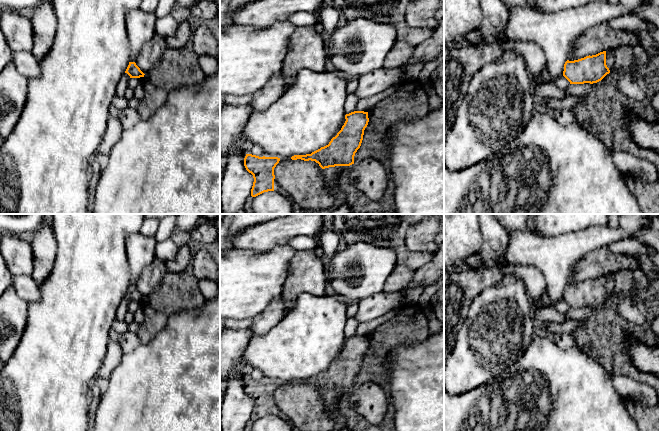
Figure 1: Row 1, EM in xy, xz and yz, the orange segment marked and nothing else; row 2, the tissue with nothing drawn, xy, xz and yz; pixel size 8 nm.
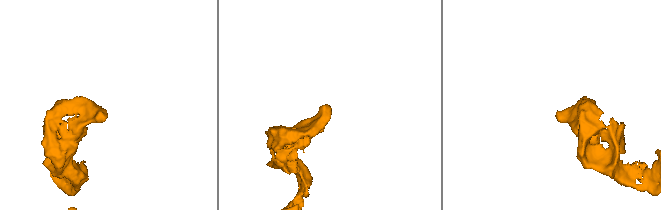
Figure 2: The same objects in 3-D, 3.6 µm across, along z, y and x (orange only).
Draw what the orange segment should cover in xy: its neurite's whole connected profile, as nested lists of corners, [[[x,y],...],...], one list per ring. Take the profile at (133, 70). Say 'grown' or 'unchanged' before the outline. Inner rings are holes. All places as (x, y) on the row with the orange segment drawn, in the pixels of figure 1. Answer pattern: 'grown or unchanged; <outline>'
unchanged; [[[129,62],[129,65],[125,71],[130,78],[140,78],[144,77],[144,73],[140,70],[140,68],[136,65],[135,62]]]

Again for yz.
unchanged; [[[606,51],[569,61],[564,64],[563,76],[570,84],[597,83],[610,73],[606,65]]]

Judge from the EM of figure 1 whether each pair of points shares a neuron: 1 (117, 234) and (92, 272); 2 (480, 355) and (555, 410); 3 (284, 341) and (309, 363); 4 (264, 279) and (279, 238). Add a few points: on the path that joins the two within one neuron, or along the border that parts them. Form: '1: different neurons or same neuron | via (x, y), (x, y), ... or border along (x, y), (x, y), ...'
1: same neuron | via (108, 243), (92, 259), (92, 263)
2: different neurons | border along (521, 357), (482, 384)
3: same neuron | via (290, 347), (303, 357)
4: different neurons | border along (287, 244), (275, 246), (265, 252), (254, 251)

